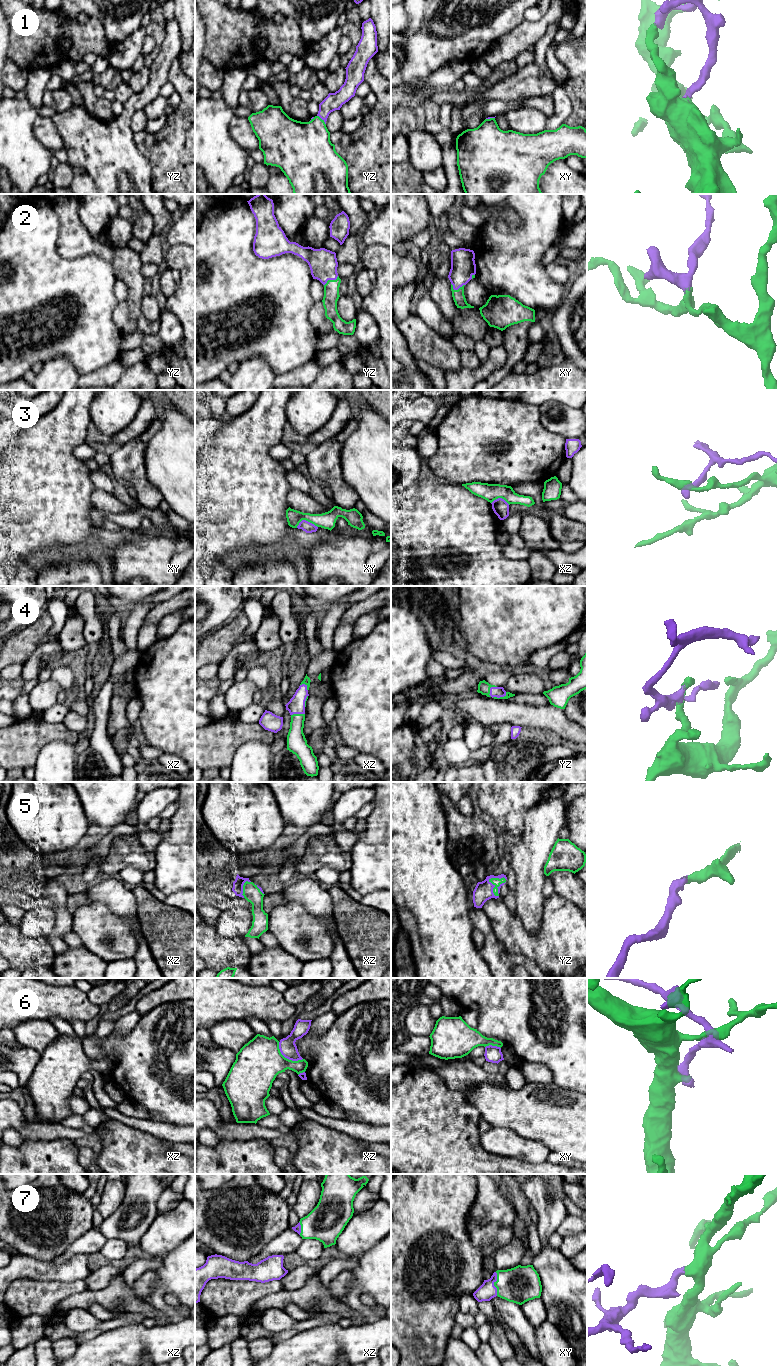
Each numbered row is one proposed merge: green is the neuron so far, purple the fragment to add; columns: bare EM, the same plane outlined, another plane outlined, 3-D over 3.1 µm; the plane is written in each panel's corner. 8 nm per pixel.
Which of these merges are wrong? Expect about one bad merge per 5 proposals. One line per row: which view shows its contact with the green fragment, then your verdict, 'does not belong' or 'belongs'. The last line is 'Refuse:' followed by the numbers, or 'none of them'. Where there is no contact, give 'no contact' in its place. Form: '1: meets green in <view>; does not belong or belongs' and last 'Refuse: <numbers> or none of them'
1: meets green in yz; belongs
2: meets green in xy; belongs
3: meets green in xy; does not belong
4: meets green in yz; belongs
5: meets green in yz; belongs
6: meets green in xz; belongs
7: meets green in xy; belongs
Refuse: 3

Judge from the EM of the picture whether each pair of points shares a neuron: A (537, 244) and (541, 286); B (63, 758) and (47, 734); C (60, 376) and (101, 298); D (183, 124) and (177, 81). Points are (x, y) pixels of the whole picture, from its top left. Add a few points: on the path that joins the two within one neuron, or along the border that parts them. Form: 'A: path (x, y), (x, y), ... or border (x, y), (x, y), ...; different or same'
A: path (534, 254), (534, 276); same
B: border (74, 744), (52, 740), (39, 751), (36, 758); different
C: border (44, 361), (65, 357), (79, 376); different
D: path (184, 113), (184, 92); same

